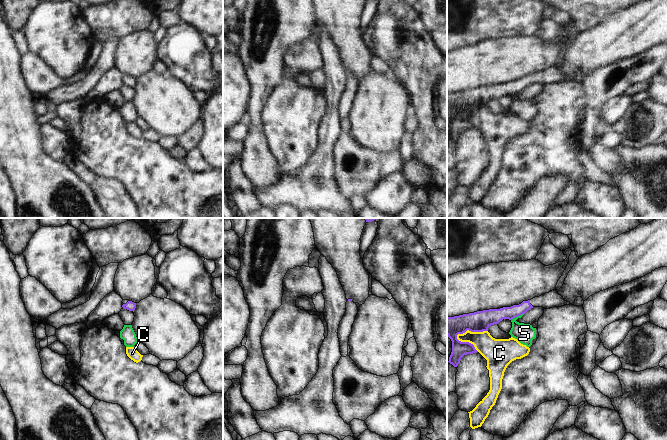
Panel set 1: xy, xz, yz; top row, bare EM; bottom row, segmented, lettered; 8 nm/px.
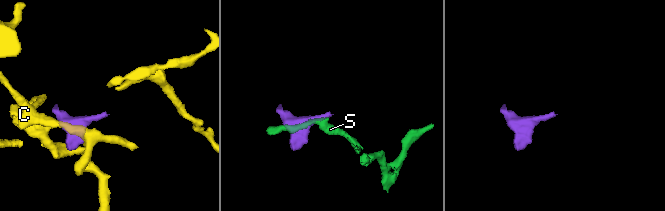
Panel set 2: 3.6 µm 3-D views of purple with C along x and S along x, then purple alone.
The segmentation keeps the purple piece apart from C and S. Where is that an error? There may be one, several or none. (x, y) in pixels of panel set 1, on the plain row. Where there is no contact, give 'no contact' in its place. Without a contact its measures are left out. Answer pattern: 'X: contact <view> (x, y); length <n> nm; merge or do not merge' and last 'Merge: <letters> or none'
C: contact yz (470, 106); length 260 nm; do not merge
S: contact yz (517, 92); length 120 nm; do not merge
Merge: none

